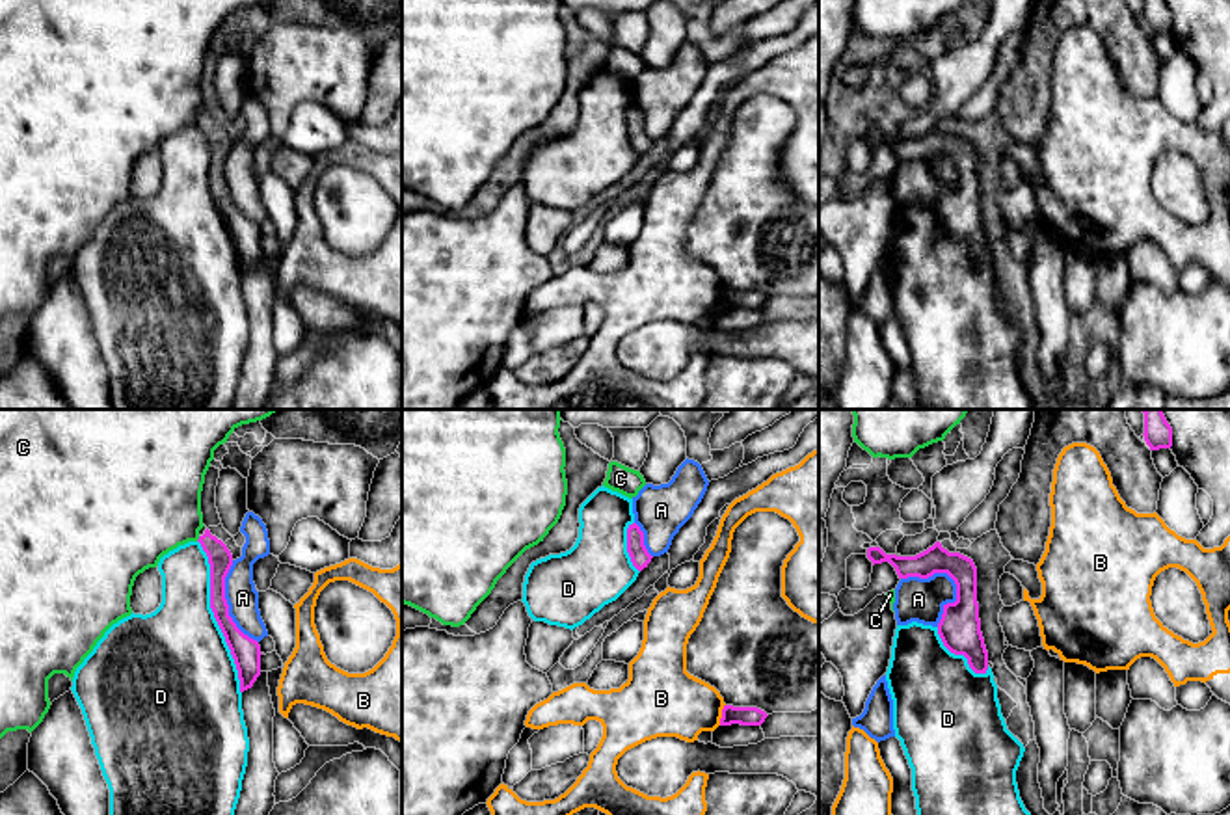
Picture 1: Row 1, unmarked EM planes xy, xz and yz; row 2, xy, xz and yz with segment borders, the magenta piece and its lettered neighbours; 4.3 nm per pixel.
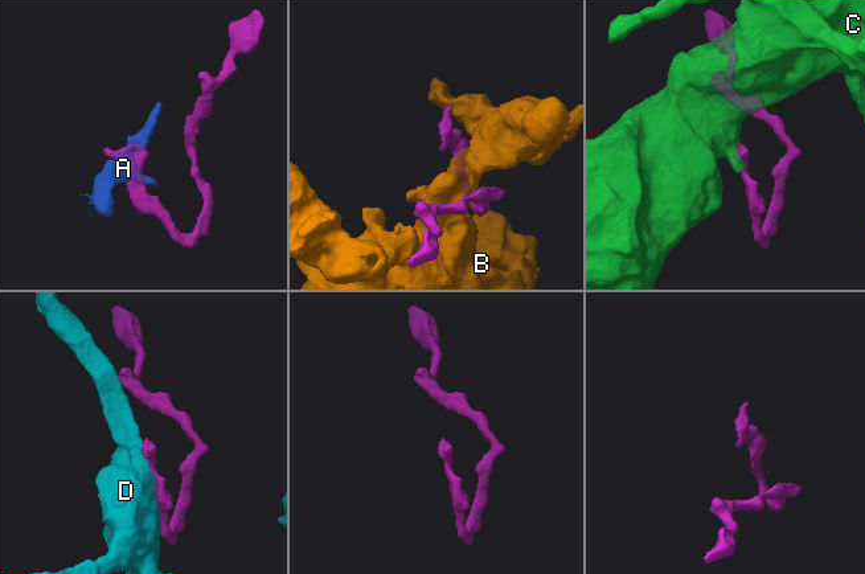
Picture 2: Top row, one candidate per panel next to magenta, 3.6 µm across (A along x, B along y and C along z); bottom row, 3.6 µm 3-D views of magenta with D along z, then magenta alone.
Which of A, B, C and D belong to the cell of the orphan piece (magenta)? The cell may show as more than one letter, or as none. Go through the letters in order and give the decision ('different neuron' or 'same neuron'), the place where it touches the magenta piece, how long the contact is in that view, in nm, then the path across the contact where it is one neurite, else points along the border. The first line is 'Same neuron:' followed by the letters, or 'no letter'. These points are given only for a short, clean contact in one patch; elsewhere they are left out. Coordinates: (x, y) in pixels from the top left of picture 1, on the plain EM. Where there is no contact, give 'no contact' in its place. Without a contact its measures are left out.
Same neuron: no letter
A: different neuron; meets magenta in yz at (951, 160); contact 280 nm long
B: different neuron; meets magenta in xz at (722, 298); contact 100 nm long; border along xz (724, 287), (719, 307)
C: different neuron; meets magenta in xy at (200, 121); contact 30 nm long; border along xy (200, 120), (196, 123)
D: different neuron; meets magenta in xy at (214, 200); contact 700 nm long

